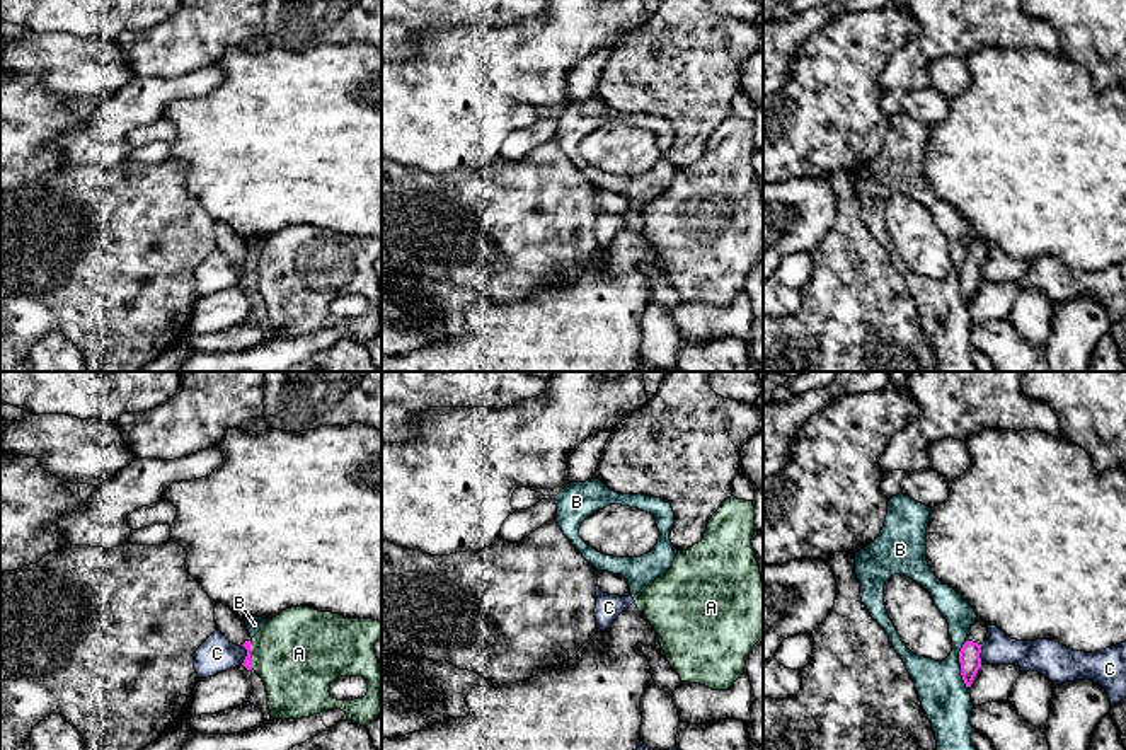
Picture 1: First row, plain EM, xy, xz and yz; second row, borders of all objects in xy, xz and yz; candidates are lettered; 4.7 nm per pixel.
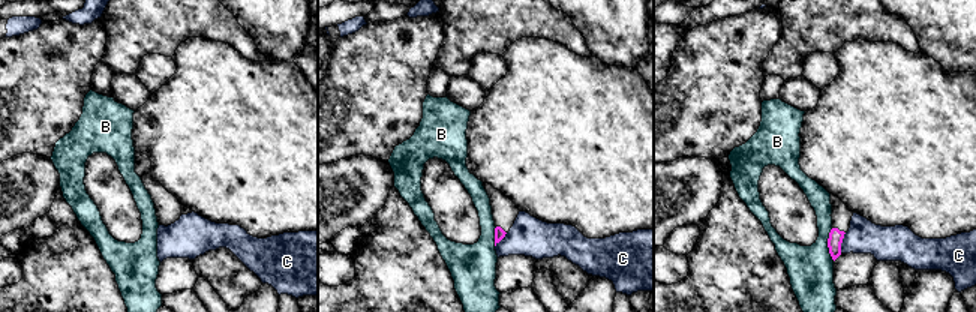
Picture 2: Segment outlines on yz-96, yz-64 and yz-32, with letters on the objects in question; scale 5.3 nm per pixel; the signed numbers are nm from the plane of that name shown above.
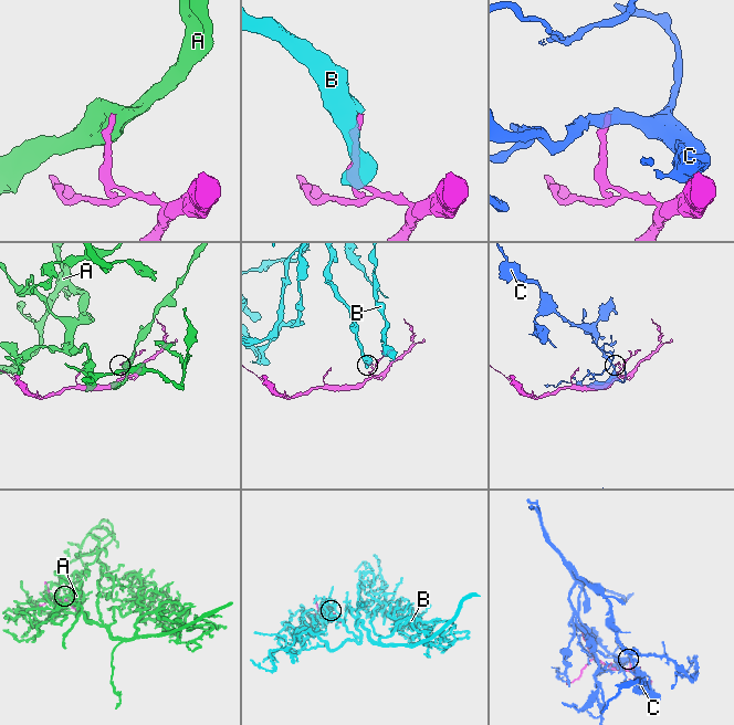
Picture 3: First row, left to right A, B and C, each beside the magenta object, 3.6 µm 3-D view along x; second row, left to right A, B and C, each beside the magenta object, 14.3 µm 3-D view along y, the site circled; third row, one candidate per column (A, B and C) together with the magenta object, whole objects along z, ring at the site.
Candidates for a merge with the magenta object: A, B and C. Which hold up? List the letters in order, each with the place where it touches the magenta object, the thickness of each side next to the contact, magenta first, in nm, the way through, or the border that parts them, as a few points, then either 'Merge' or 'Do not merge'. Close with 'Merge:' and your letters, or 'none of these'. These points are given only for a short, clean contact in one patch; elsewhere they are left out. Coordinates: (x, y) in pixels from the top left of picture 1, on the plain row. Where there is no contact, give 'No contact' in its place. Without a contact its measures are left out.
A: Touches magenta at xy (249, 275). Thickness 50 nm (magenta) against 420 nm. Boundary: xy (249, 259), (251, 285), (254, 288). Do not merge
B: Touches magenta at yz (961, 283). Thickness 100 nm (magenta) against 240 nm. Do not merge
C: Touches magenta at xy (247, 273). Thickness 50 nm (magenta) against 170 nm. Do not merge
Merge: none of these

